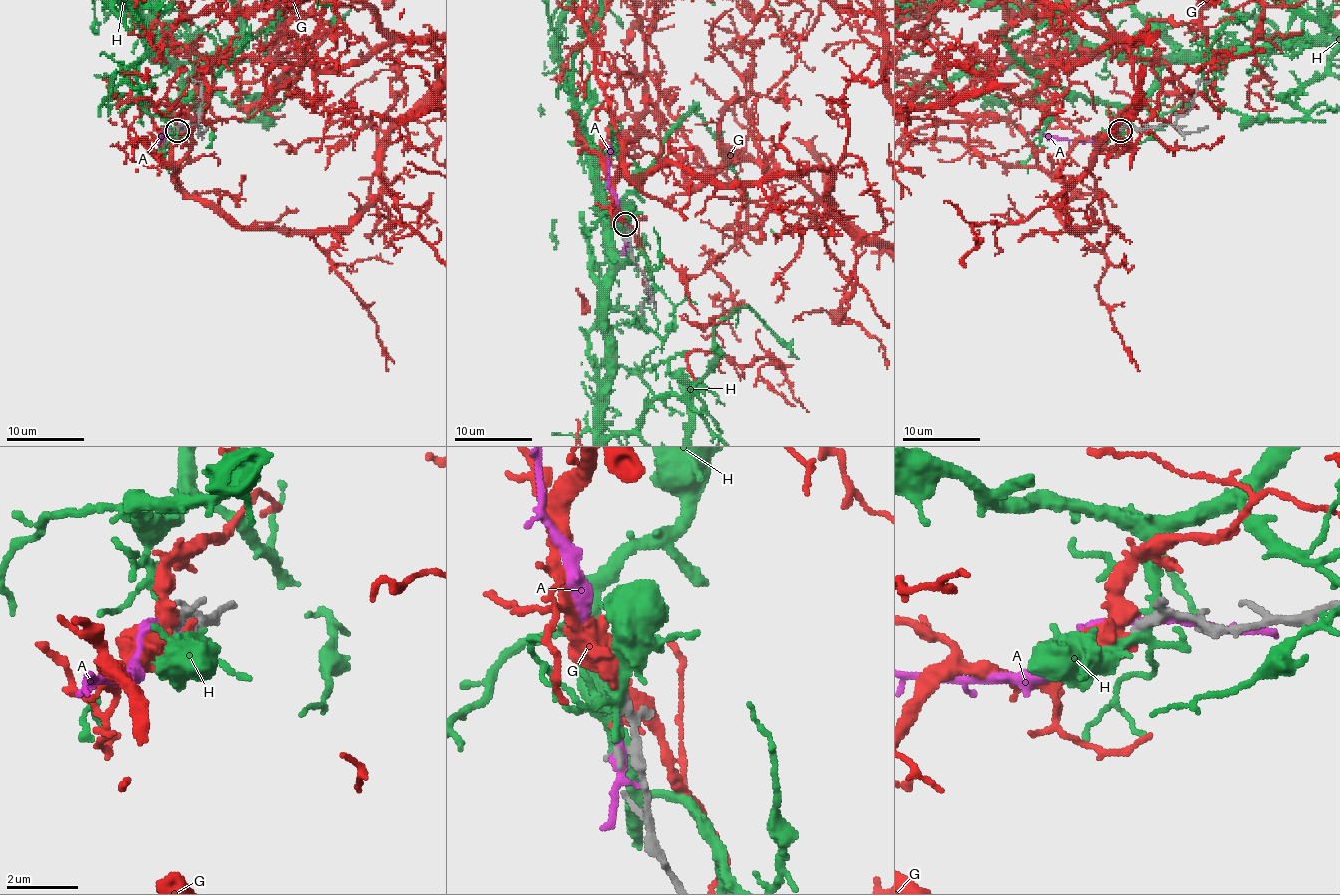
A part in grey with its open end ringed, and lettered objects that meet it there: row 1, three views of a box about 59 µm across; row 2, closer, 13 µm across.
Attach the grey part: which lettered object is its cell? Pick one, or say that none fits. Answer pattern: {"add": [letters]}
{"add": ["G"]}

